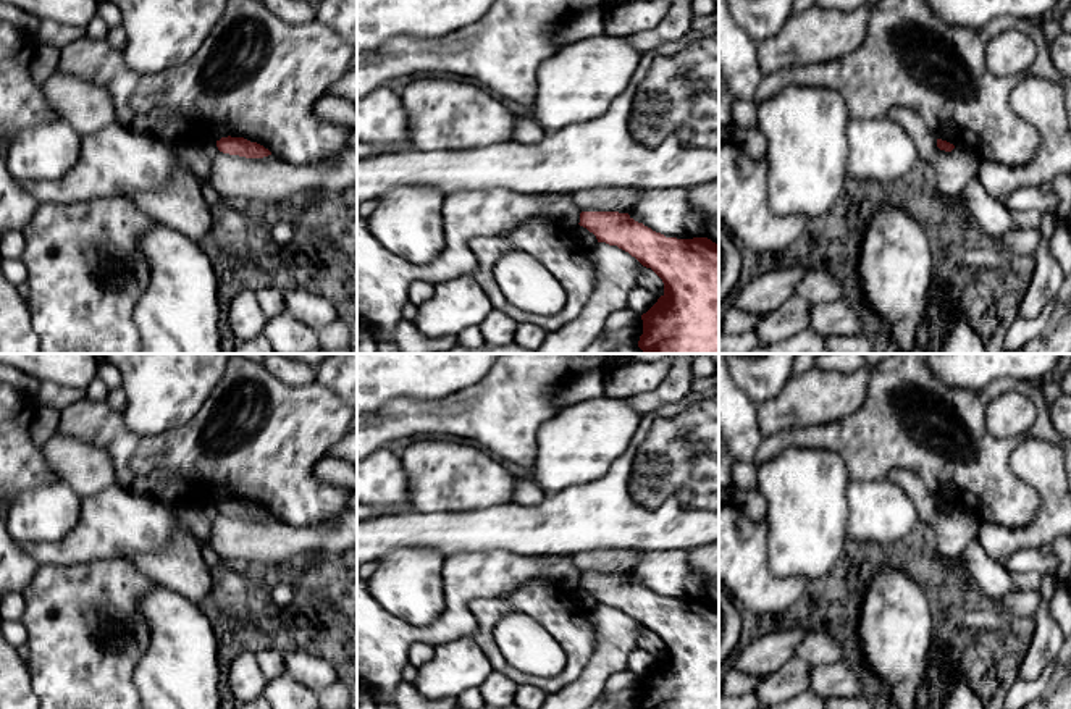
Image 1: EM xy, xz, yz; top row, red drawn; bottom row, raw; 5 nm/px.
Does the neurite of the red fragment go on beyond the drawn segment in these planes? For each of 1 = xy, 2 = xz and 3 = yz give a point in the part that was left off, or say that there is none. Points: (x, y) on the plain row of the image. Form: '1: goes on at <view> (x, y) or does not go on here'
1: does not go on here
2: does not go on here
3: does not go on here

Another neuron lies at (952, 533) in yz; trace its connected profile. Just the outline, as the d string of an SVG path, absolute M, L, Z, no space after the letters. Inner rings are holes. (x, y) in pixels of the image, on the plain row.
M892 468L887 476L898 485L914 502L919 520L932 531L935 554L945 559L958 557L979 535L981 520L968 509L955 509L951 514L940 514L935 496L924 481L908 468Z

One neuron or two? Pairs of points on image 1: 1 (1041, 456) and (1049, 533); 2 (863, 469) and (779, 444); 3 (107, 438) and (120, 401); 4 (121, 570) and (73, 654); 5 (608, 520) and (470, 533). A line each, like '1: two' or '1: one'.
1: one
2: one
3: two
4: one
5: one

